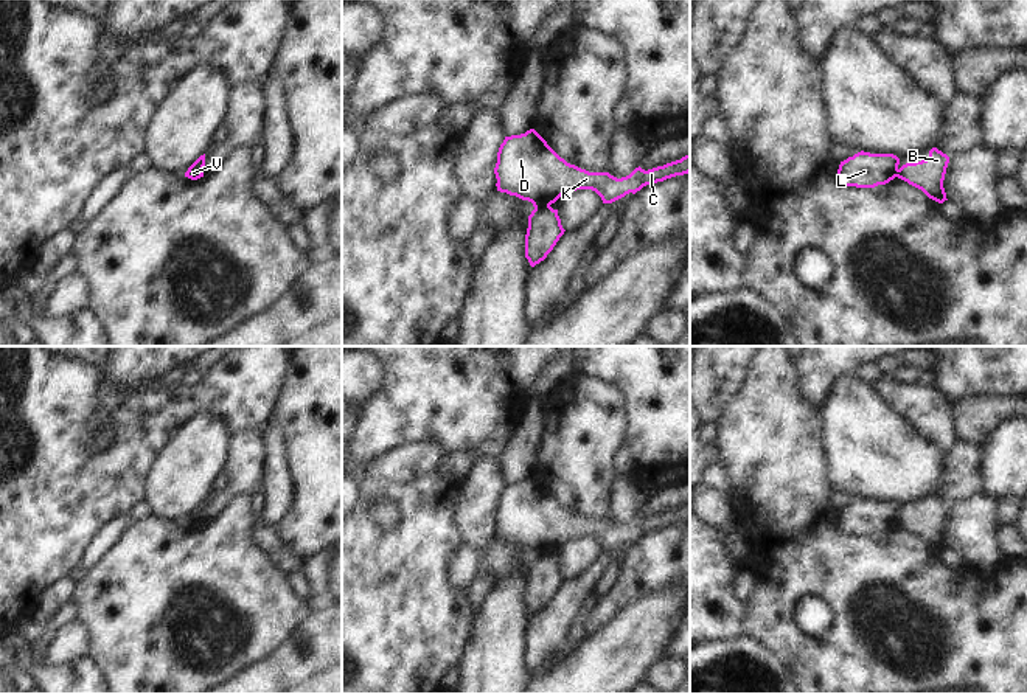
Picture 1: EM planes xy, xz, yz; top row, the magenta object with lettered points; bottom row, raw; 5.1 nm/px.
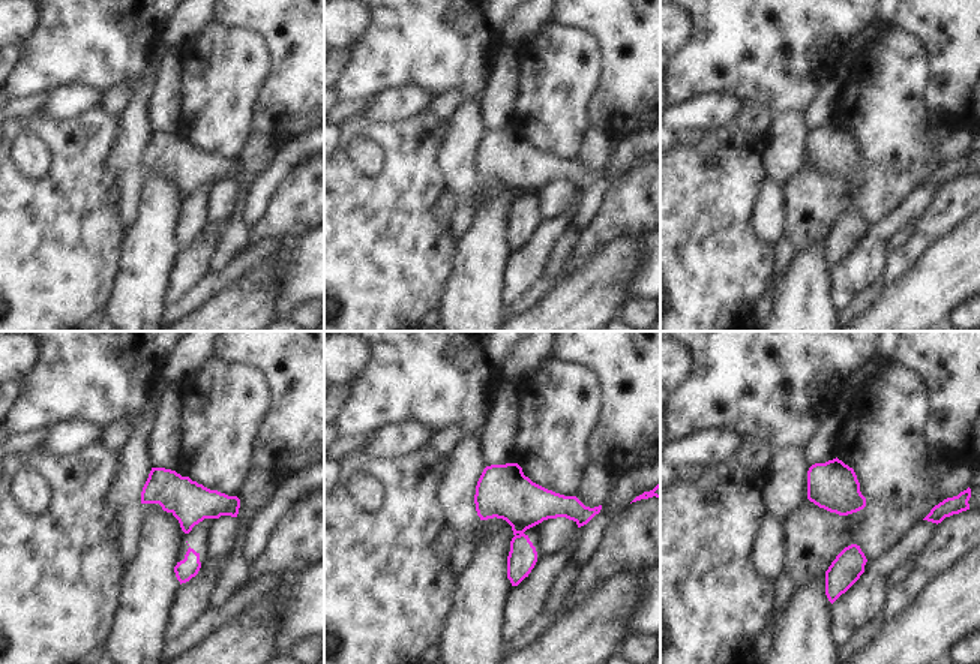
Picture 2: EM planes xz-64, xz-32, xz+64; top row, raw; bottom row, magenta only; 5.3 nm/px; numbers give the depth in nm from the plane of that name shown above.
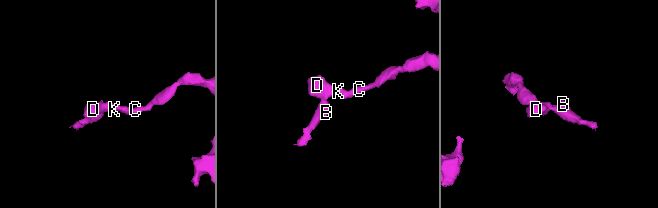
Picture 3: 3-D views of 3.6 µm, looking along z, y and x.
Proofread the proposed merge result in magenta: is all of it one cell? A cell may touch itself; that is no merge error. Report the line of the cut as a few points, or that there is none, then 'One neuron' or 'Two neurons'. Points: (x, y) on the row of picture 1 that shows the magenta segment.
Split along xz (549, 204), (535, 208). Two neurons.

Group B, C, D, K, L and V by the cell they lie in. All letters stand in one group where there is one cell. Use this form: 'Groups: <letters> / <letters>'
Groups: B / C D K L V.

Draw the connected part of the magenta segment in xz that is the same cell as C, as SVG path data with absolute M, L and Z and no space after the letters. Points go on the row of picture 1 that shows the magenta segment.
M534 129L505 137L494 168L497 191L528 200L536 210L576 189L592 189L603 203L612 203L646 185L688 172L690 154L648 171L639 166L621 179L589 172L561 158Z

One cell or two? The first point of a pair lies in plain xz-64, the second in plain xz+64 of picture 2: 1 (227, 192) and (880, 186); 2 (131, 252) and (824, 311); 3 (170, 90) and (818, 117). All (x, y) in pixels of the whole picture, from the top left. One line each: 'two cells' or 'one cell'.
1: one cell
2: one cell
3: one cell

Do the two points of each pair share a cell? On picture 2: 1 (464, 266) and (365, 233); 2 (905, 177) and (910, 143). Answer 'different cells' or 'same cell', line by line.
1: different cells
2: same cell

